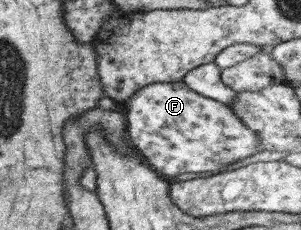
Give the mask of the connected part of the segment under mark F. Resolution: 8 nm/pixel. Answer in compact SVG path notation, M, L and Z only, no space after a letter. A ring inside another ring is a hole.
M183 80L178 82L155 82L143 86L133 92L126 103L125 122L127 126L127 138L134 145L140 157L161 177L168 179L177 174L190 174L190 172L210 172L218 168L236 162L250 154L262 151L257 146L255 130L250 130L242 125L242 119L230 111L228 104L204 98L190 90Z

